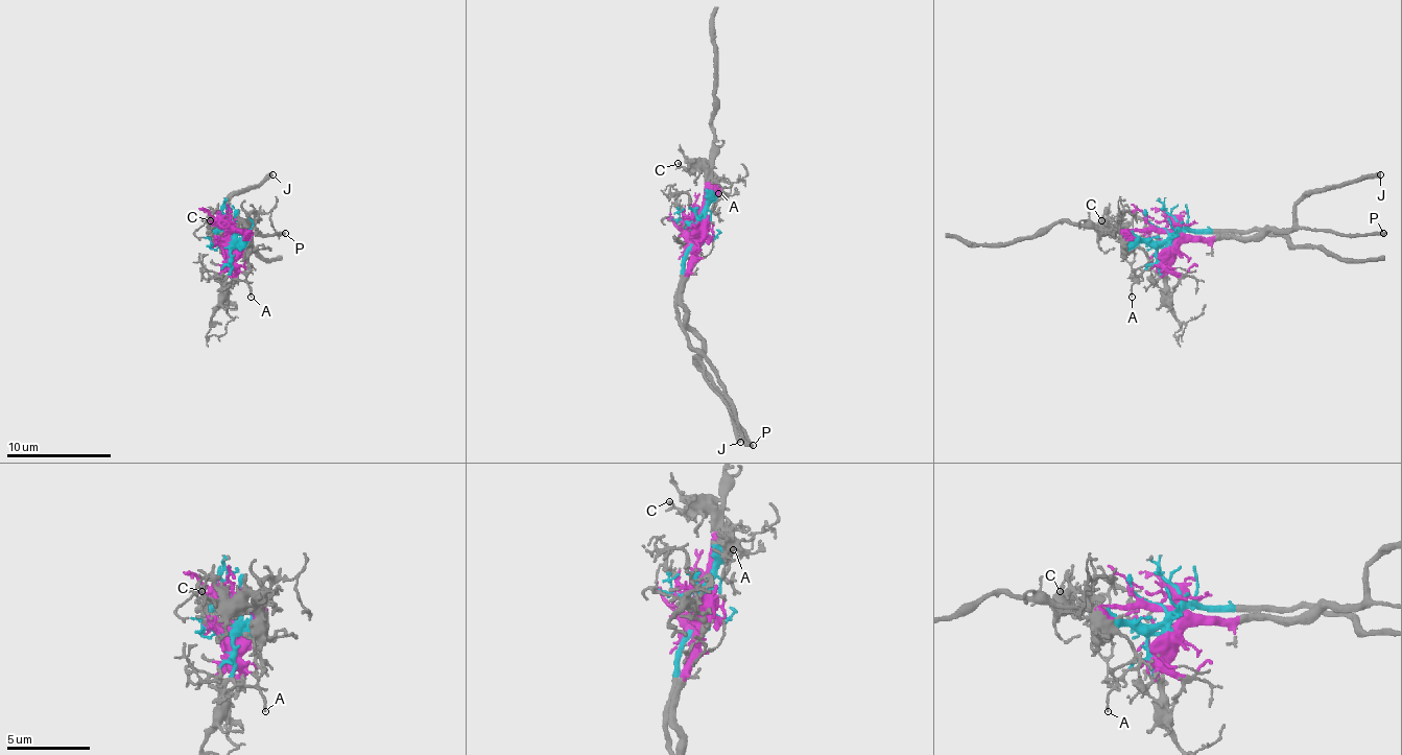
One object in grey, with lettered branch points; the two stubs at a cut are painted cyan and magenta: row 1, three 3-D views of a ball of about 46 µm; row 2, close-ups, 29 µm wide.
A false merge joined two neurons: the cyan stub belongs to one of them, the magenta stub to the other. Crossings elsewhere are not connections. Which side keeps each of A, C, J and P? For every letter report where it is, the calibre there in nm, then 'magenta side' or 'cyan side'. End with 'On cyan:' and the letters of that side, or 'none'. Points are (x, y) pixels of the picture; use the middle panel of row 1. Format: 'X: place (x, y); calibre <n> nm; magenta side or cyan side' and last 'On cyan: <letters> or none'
A: place (718, 193); calibre 120 nm; magenta side
C: place (678, 163); calibre 90 nm; magenta side
J: place (740, 442); calibre 320 nm; magenta side
P: place (753, 445); calibre 240 nm; magenta side
On cyan: none

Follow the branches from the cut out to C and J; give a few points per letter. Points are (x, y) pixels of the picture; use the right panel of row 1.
C: (1168, 231), (1114, 231), (1106, 213), (1100, 220)
J: (1168, 231), (1203, 236), (1261, 236), (1287, 231), (1294, 223), (1294, 205), (1305, 197), (1374, 179), (1379, 173)

